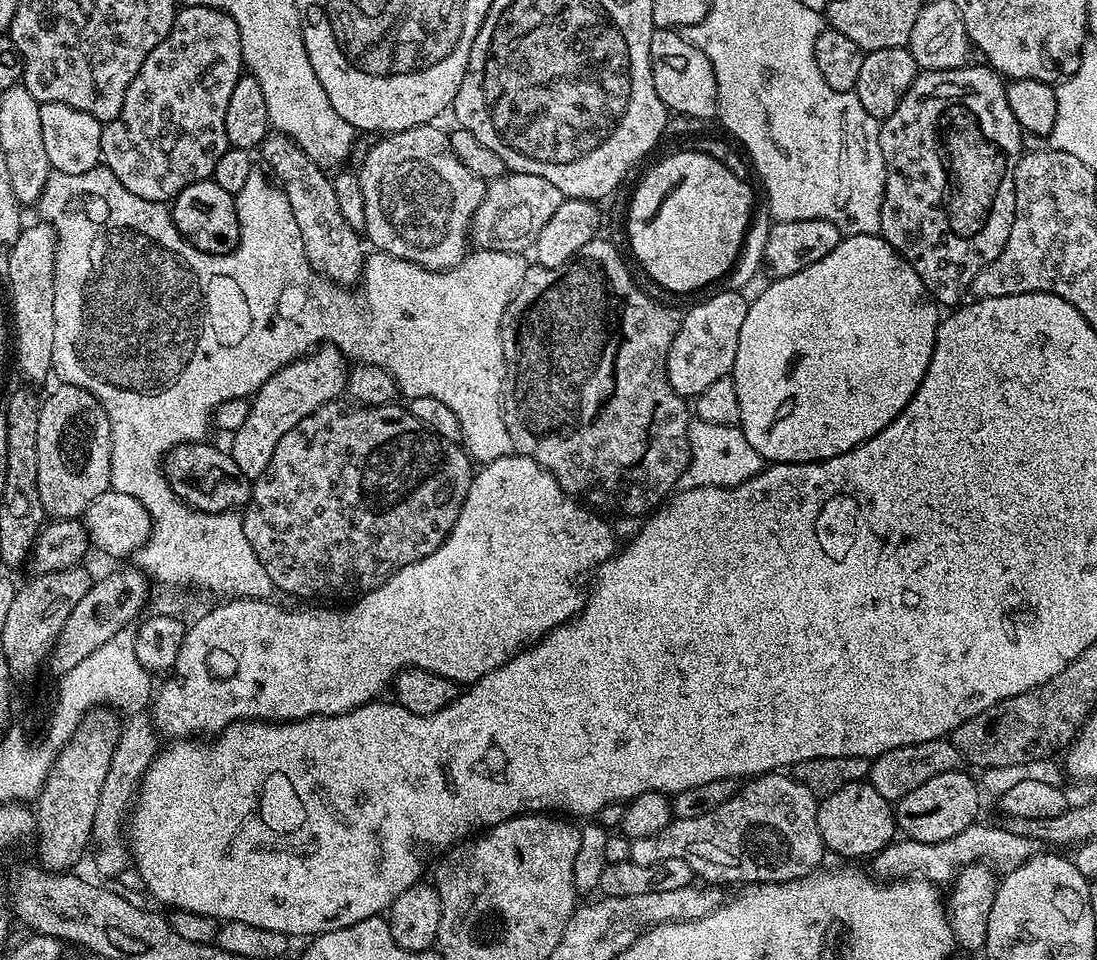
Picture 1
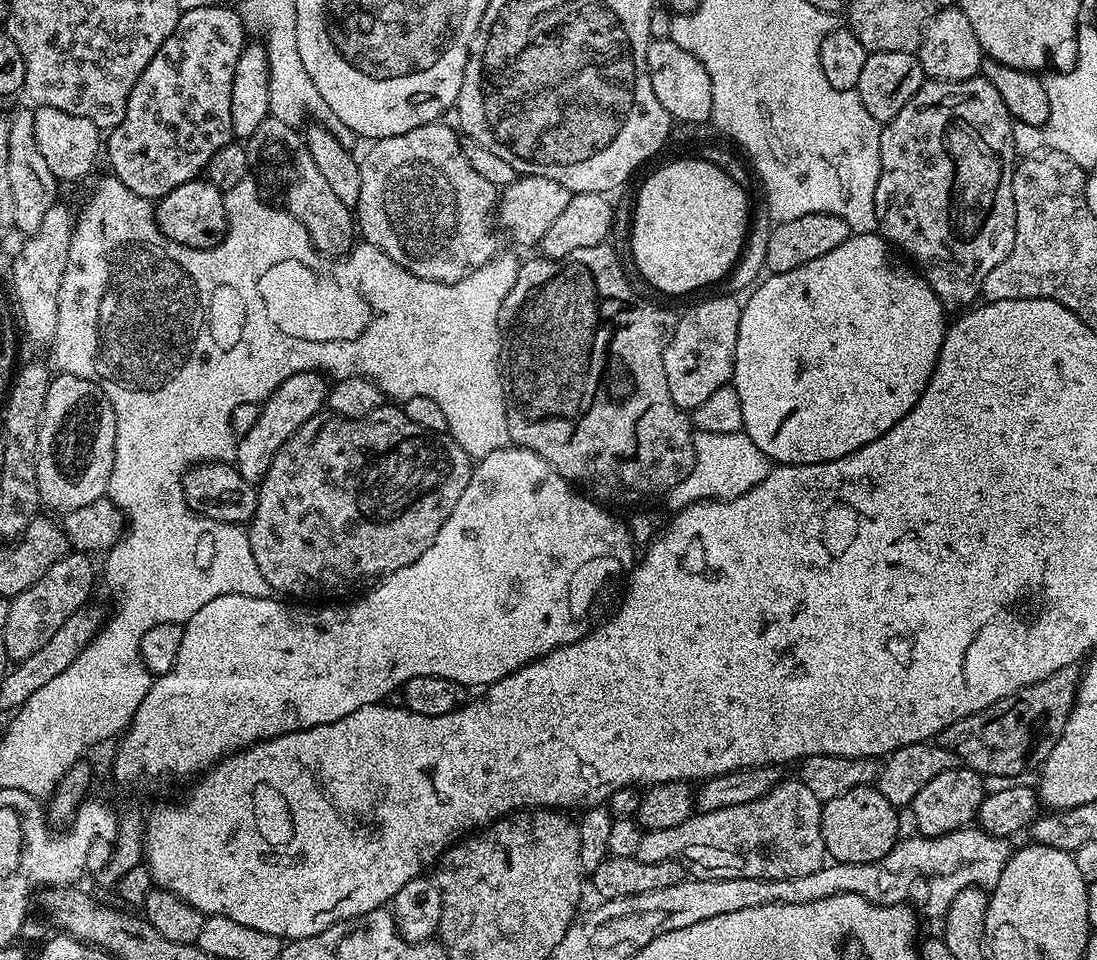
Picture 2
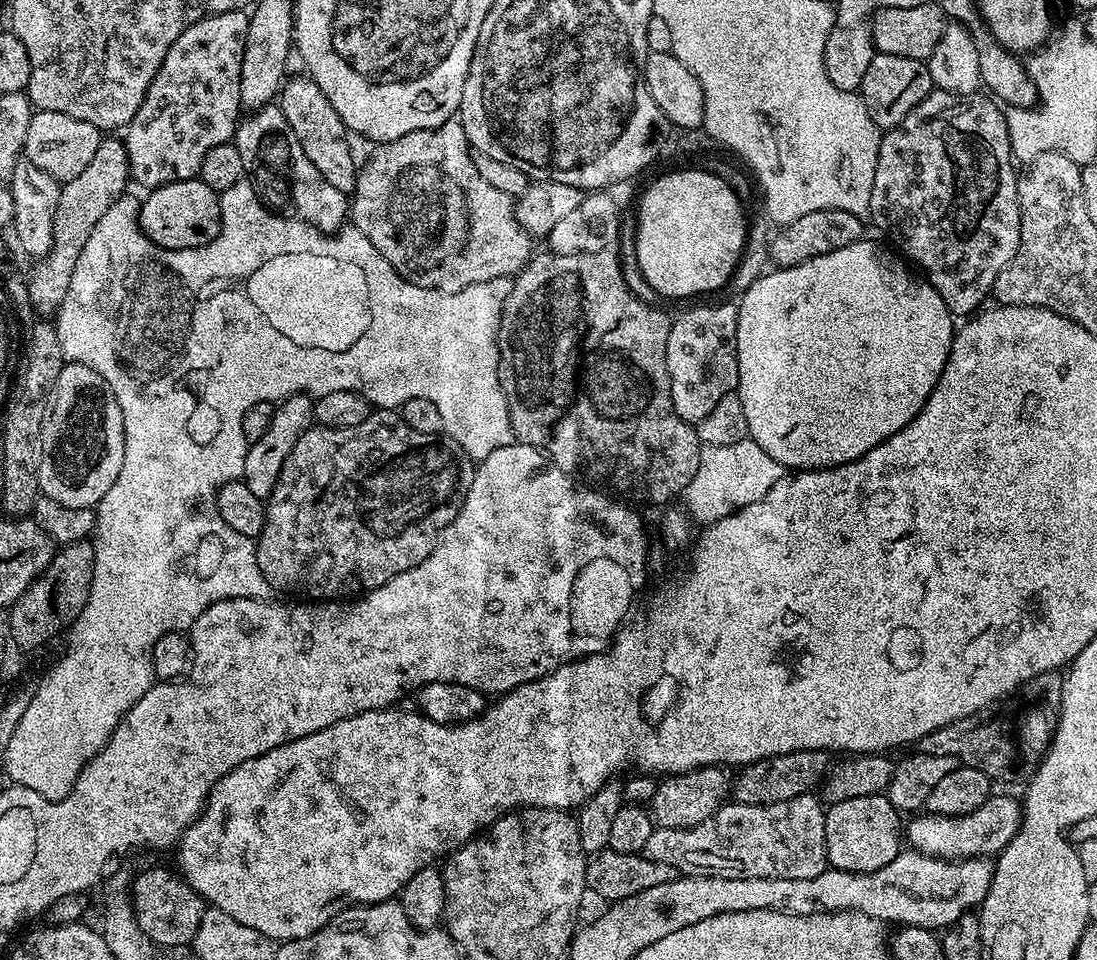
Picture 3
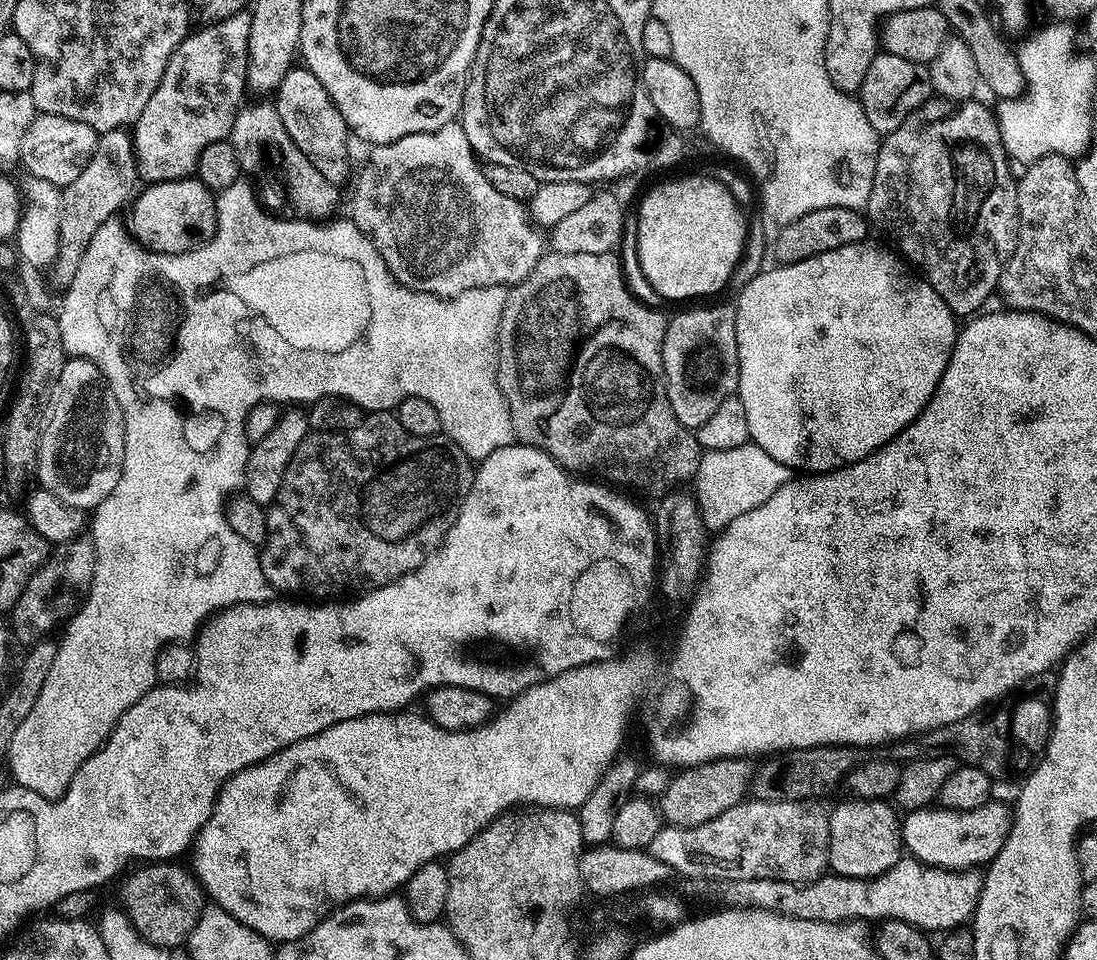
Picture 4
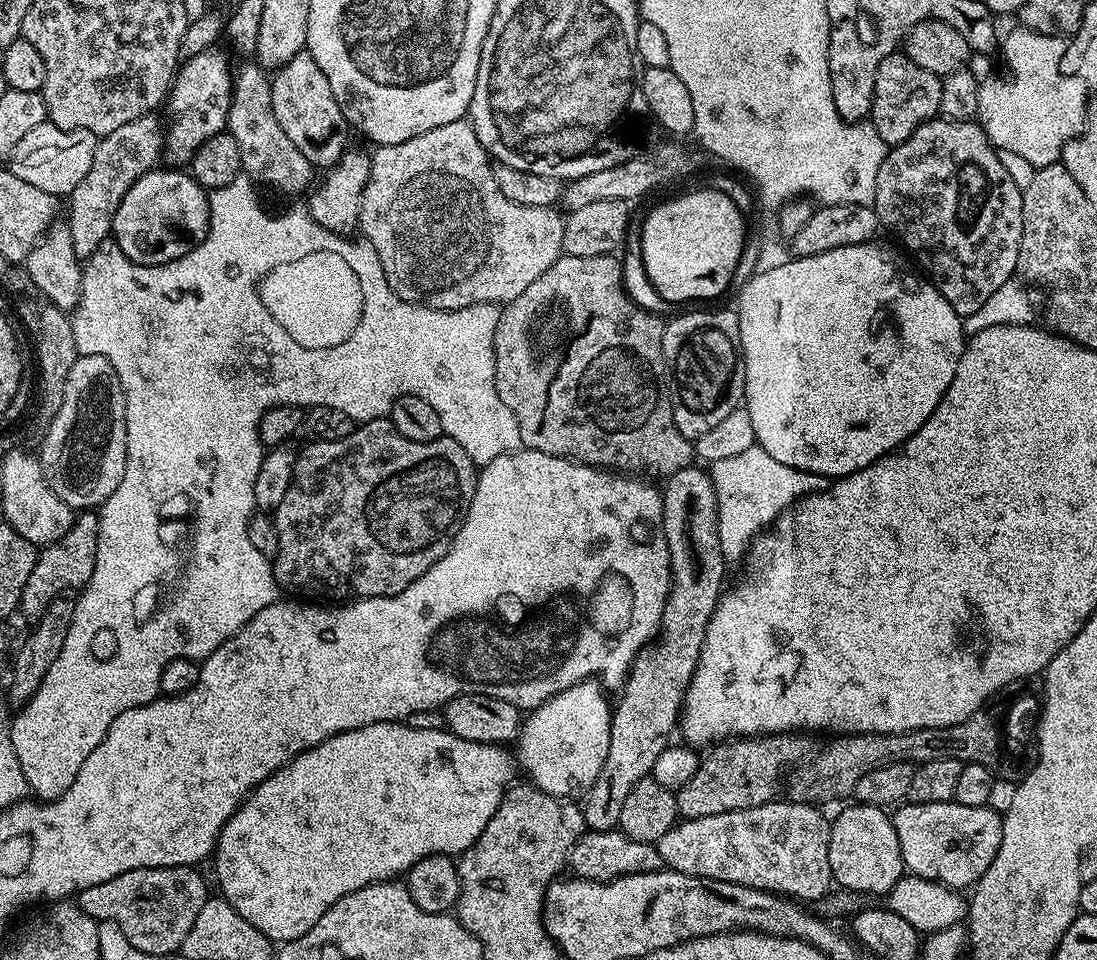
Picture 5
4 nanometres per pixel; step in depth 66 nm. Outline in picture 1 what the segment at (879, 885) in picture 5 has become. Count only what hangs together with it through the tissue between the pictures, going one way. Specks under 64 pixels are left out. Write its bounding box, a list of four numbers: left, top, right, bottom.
[816,780,898,858]

